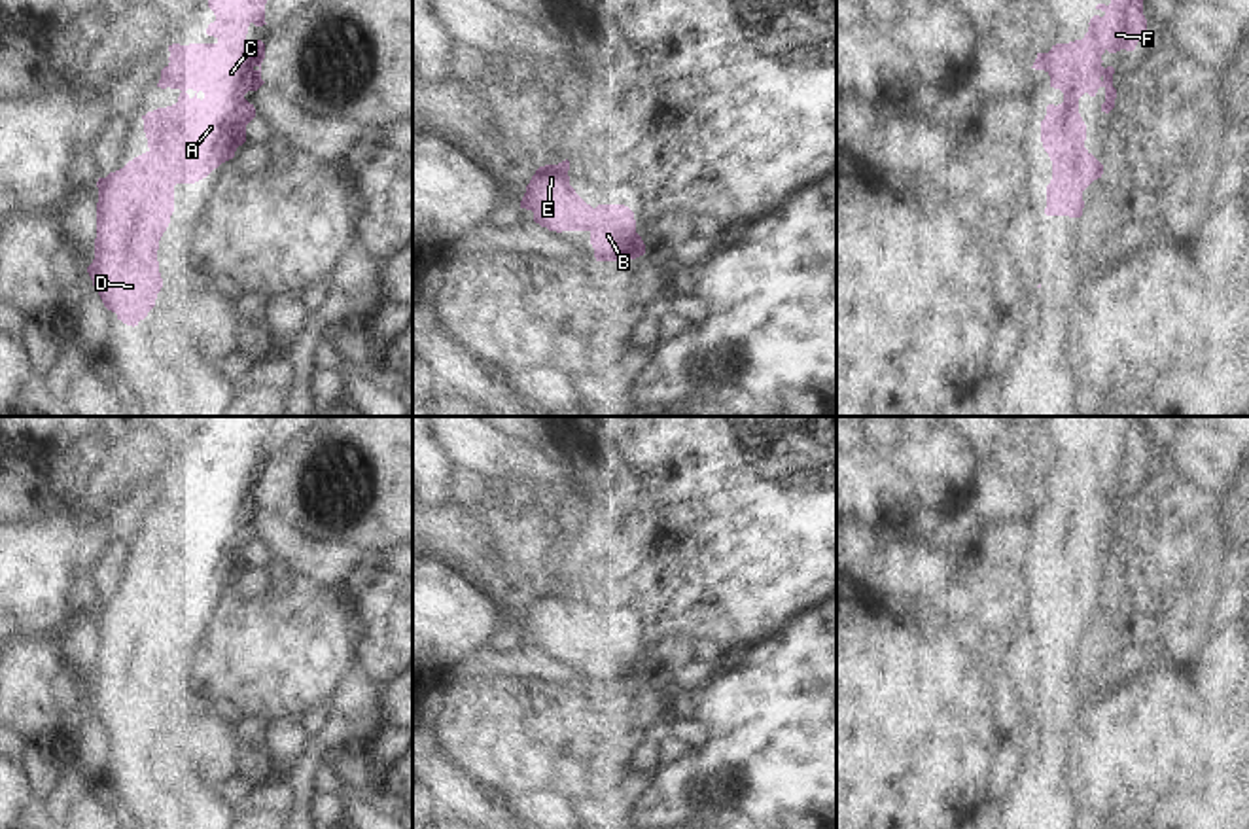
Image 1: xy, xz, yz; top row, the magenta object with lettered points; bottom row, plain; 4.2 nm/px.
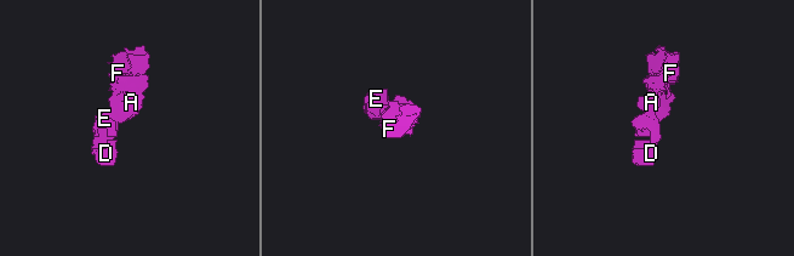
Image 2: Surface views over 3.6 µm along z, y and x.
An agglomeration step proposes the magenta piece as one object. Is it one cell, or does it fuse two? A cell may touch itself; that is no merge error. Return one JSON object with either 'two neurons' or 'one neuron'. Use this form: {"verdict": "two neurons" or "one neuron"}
{"verdict": "one neuron"}

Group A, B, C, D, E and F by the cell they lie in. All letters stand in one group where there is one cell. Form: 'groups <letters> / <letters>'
groups A B C D E F

